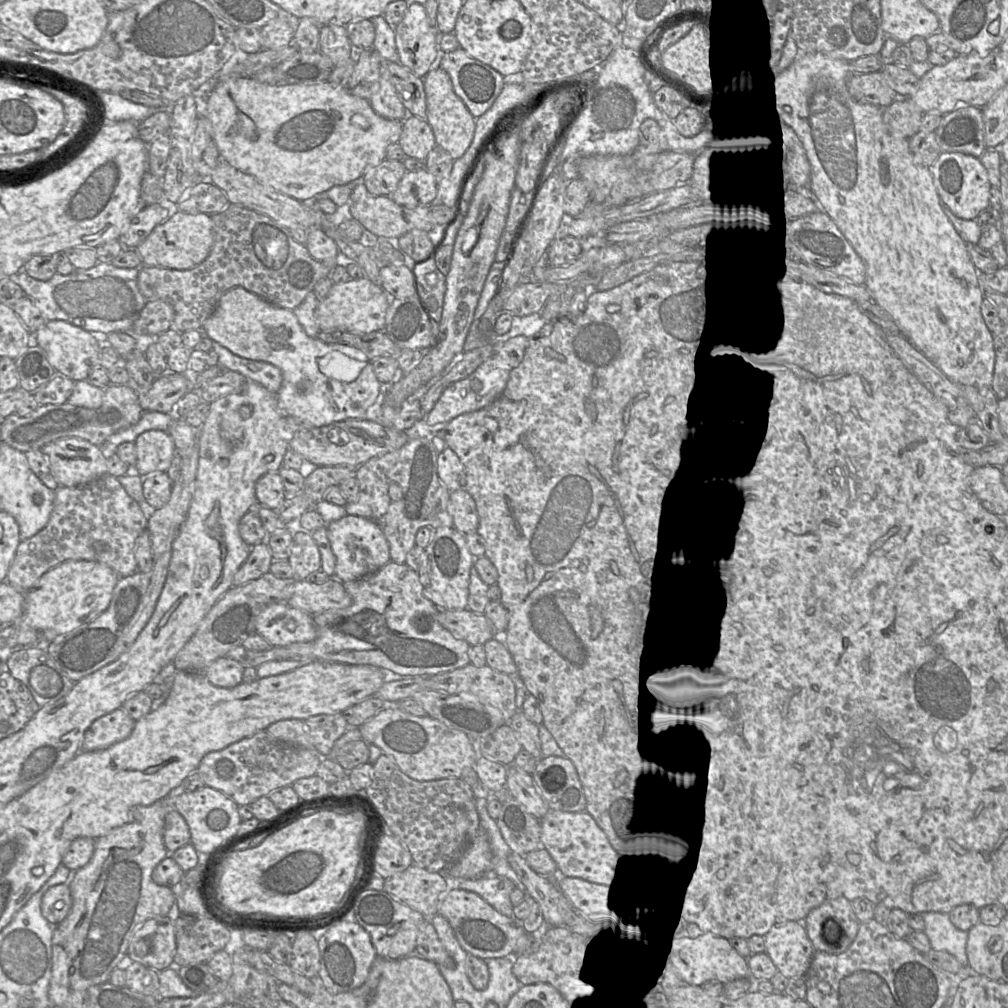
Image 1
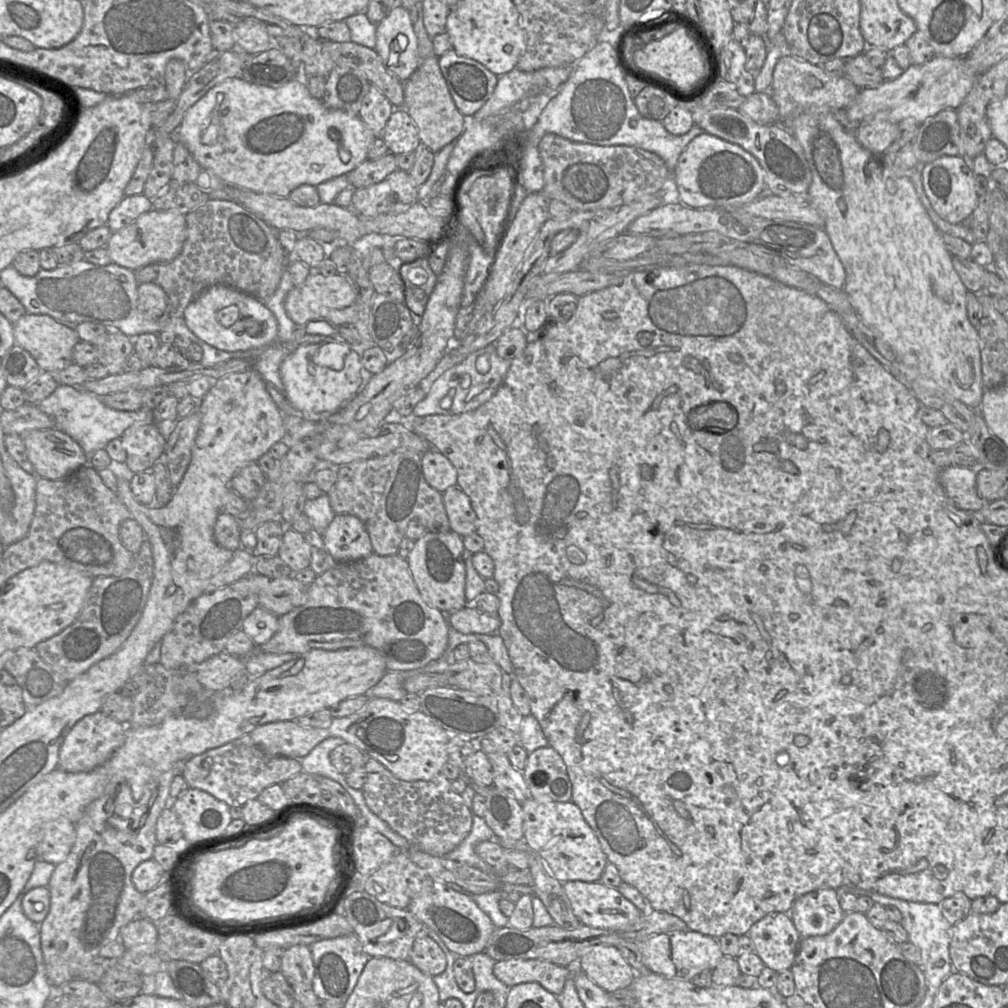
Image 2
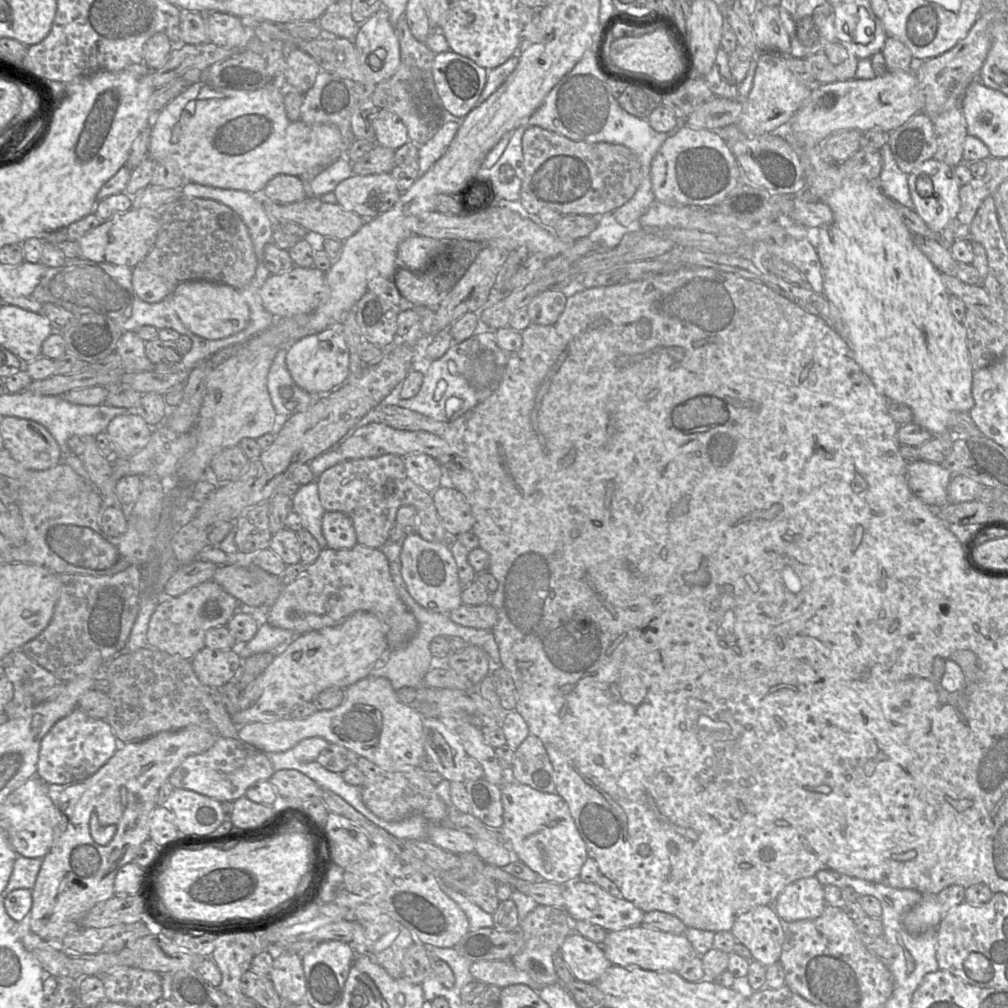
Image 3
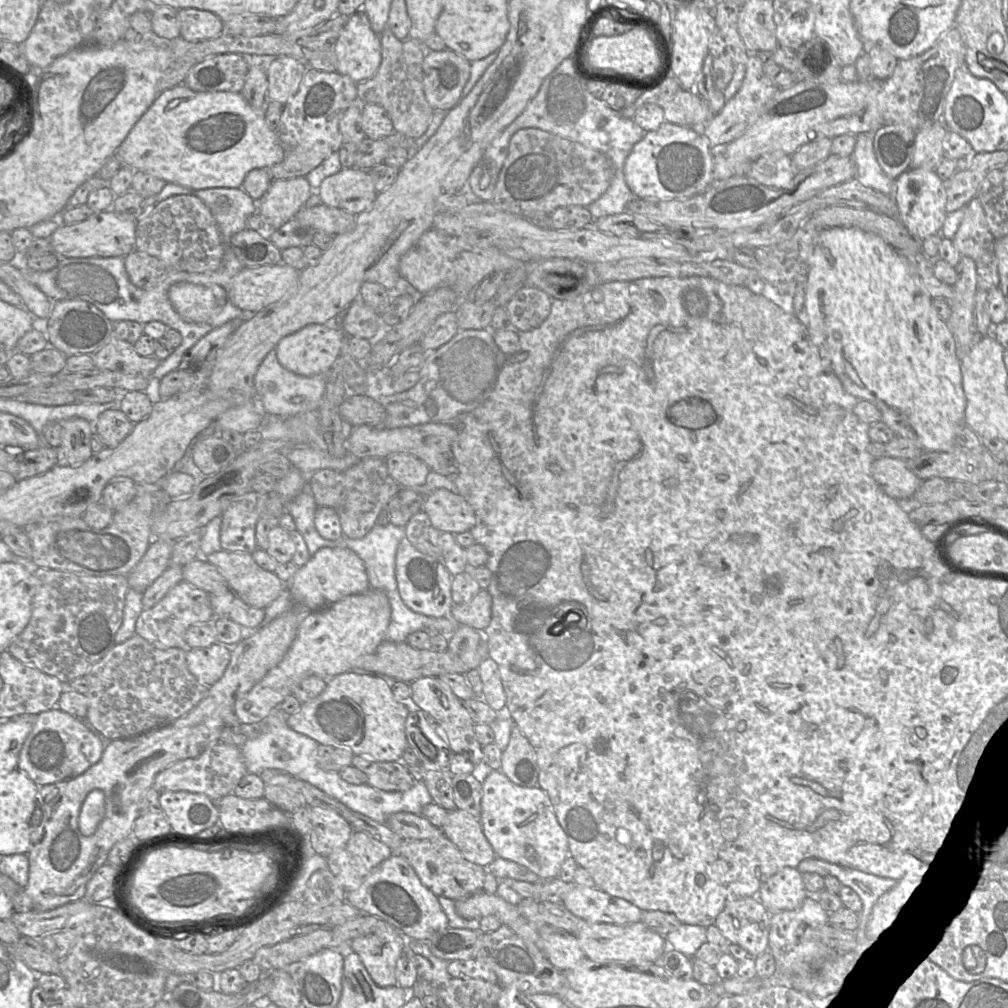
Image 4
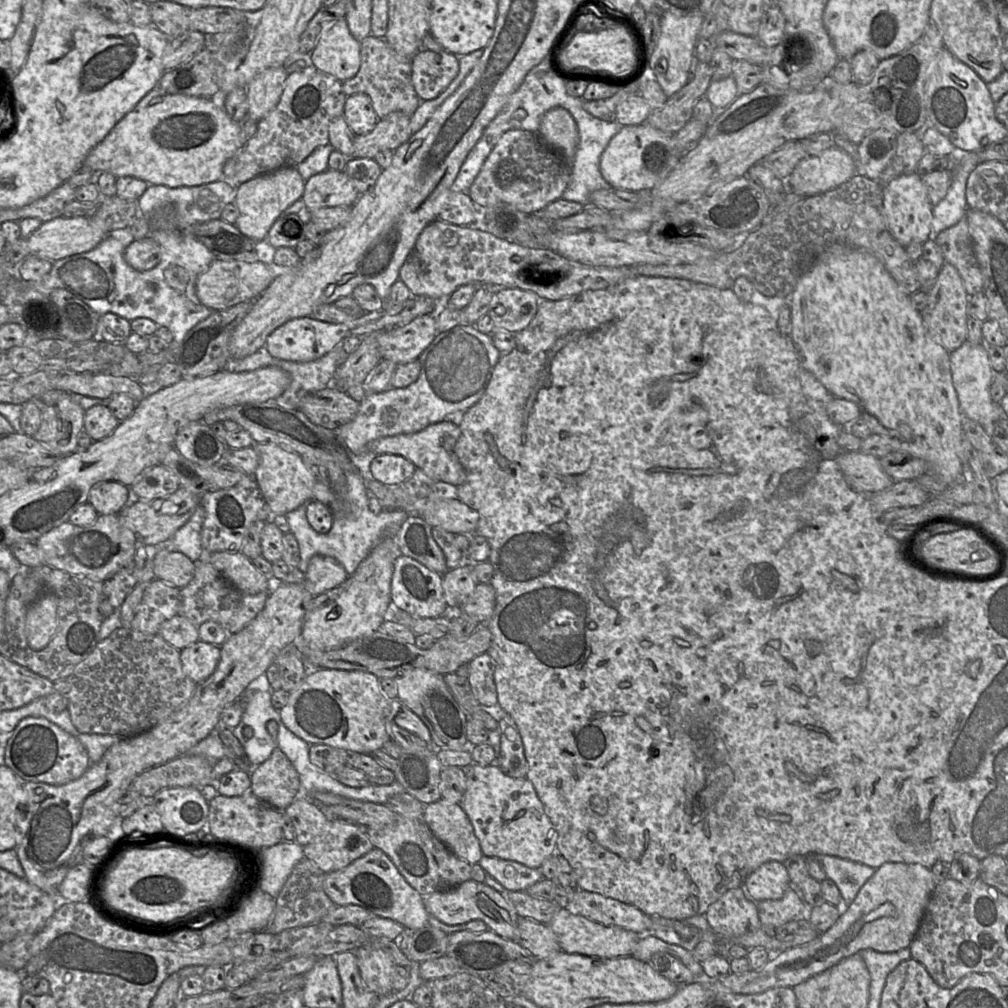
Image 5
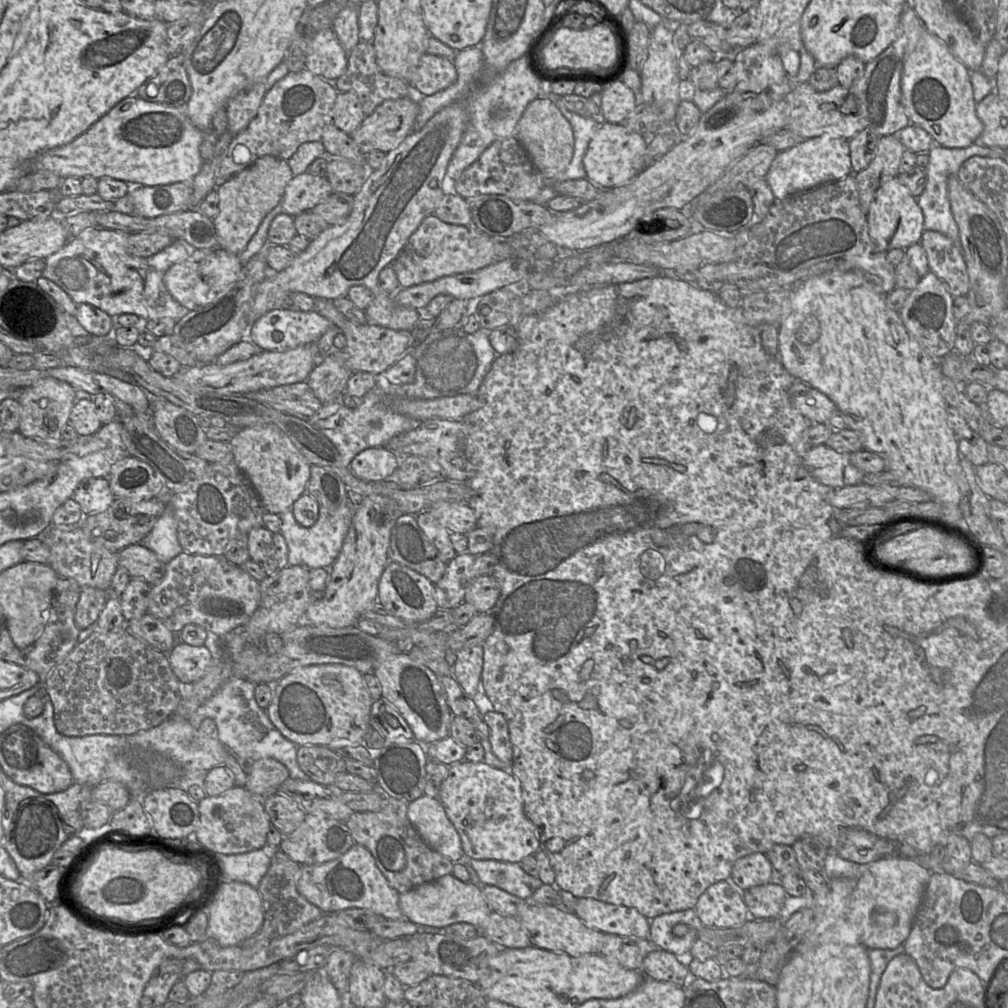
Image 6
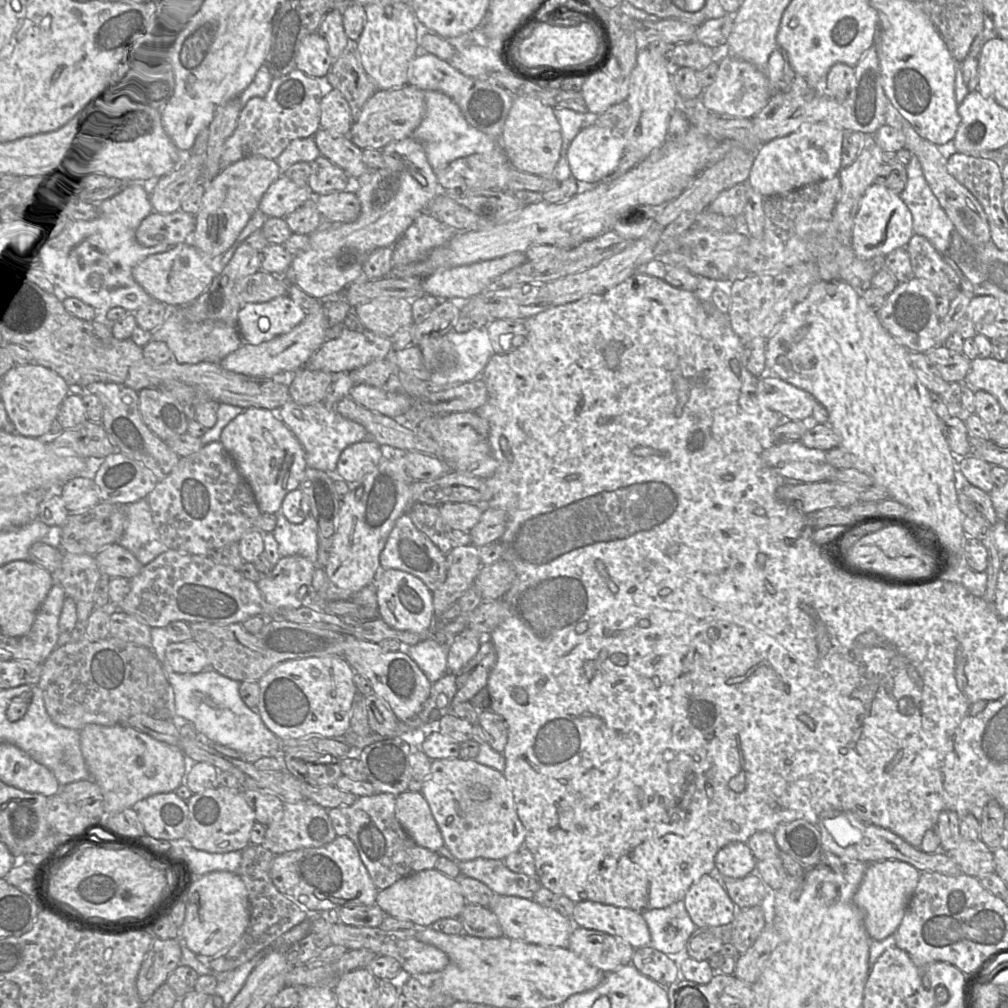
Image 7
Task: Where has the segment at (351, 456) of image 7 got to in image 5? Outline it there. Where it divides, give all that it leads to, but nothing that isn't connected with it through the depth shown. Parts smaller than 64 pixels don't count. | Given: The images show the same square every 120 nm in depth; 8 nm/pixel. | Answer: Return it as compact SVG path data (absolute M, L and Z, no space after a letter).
M379 454L370 464L372 477L386 485L398 485L408 480L416 466L408 459L396 454Z

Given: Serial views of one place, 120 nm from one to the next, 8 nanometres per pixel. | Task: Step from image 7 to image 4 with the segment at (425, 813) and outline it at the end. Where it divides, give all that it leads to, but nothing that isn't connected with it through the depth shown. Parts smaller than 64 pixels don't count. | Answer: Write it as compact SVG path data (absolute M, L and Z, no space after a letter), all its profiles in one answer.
M460 809L448 811L442 833L468 861L487 867L497 856L485 837L480 819Z

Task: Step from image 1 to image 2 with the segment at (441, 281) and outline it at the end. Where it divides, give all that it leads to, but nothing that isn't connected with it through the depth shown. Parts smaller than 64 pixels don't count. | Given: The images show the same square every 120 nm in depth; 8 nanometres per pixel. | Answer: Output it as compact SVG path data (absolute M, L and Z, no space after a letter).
M428 257L400 264L399 274L405 285L406 306L413 313L422 316L438 280L429 265Z

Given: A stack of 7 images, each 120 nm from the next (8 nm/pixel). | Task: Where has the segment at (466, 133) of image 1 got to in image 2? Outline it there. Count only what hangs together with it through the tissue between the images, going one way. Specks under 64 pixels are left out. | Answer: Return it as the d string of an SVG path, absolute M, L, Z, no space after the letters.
M438 57L421 61L417 70L406 80L403 108L413 119L422 145L433 153L456 141L463 133L467 123L467 119L458 110L449 92Z

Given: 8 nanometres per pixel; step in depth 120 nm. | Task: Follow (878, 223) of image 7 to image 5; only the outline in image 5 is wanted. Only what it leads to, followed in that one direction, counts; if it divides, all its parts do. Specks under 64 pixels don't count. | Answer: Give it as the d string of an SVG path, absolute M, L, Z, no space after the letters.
M914 173L900 176L883 187L883 216L888 230L903 247L912 243L923 244L930 238L933 204L920 175Z

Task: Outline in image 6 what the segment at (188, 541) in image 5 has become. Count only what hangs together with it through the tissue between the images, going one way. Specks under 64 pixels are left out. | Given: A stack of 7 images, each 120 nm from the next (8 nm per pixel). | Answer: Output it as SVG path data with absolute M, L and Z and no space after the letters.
M168 507L140 544L154 552L165 564L184 552L177 536L176 519Z

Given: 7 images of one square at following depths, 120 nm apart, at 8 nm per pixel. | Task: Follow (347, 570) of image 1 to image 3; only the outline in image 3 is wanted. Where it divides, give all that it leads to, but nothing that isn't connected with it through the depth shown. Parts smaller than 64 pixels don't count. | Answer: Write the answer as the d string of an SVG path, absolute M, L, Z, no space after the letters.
M326 511L322 518L322 533L327 548L350 549L357 544L357 537L350 518L342 512Z

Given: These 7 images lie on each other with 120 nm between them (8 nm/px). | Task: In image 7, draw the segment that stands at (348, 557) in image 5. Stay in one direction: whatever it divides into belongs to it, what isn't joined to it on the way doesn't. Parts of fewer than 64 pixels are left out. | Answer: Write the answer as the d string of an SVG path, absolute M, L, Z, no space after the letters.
M281 510L277 511L275 516L277 524L272 534L278 543L280 556L299 555L316 564L318 529L314 517L309 515L301 524L293 524Z

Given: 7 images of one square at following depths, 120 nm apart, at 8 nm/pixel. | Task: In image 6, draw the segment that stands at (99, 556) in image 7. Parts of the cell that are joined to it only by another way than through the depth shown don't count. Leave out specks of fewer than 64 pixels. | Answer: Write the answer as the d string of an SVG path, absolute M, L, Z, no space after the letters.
M140 543L120 550L118 563L119 567L128 571L132 579L140 579L150 585L161 581L166 571L166 564Z

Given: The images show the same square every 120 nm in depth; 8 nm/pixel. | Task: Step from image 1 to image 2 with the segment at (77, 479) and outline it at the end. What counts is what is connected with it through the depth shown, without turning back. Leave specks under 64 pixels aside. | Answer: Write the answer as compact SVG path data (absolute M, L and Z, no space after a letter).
M56 428L30 430L21 439L37 477L60 480L89 464L78 443Z

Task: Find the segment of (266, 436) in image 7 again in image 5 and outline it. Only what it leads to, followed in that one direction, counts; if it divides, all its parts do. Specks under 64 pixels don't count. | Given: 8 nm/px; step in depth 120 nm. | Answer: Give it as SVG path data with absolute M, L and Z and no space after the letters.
M254 443L252 447L259 455L258 467L252 476L271 515L285 515L312 498L316 482L315 469L305 463L299 454L287 451L273 443Z

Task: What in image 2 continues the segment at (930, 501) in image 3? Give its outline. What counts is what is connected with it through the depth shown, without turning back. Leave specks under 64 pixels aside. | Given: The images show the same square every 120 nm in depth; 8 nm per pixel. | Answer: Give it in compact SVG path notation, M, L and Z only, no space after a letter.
M948 466L940 471L939 480L952 504L965 511L978 511L987 501L976 489L977 472L971 468Z

